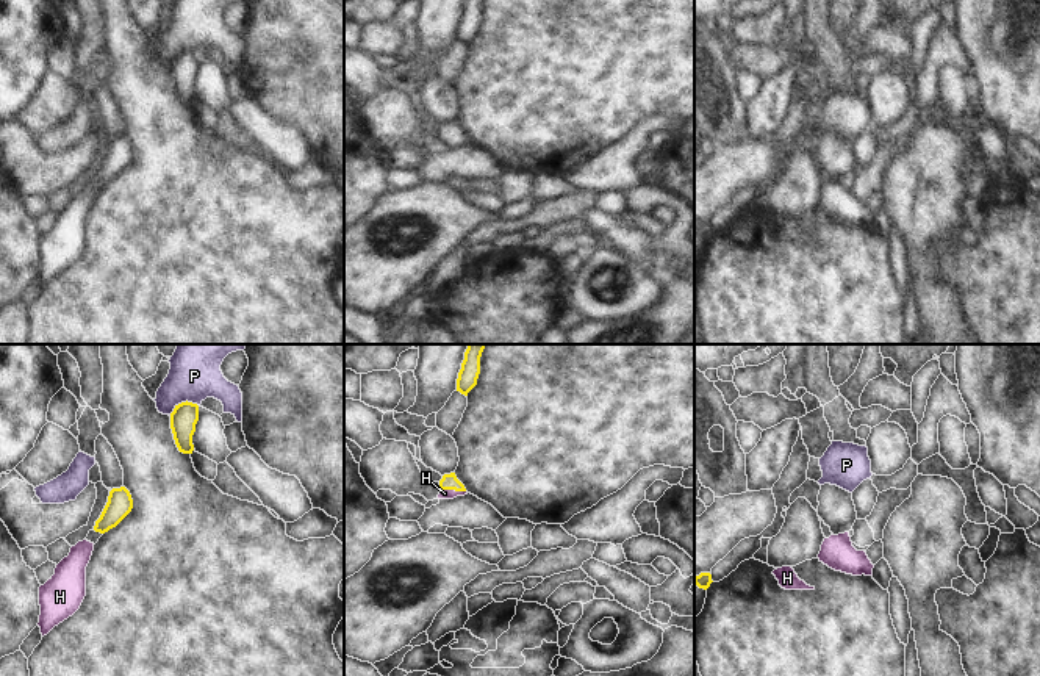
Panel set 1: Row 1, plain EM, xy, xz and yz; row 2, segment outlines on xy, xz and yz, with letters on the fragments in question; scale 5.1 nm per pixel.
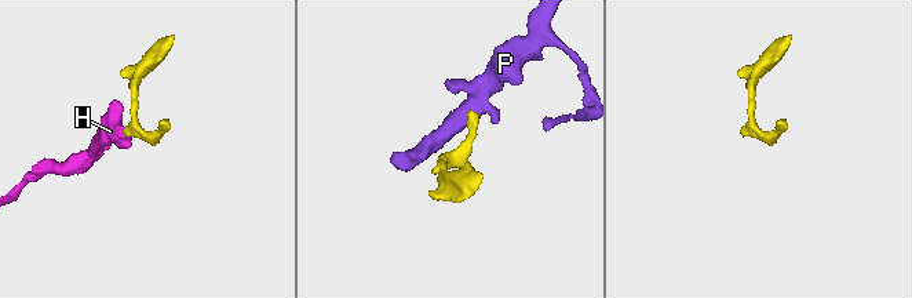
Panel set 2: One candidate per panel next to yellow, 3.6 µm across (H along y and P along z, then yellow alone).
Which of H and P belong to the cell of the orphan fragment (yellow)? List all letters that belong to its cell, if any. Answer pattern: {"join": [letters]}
{"join": ["H"]}

